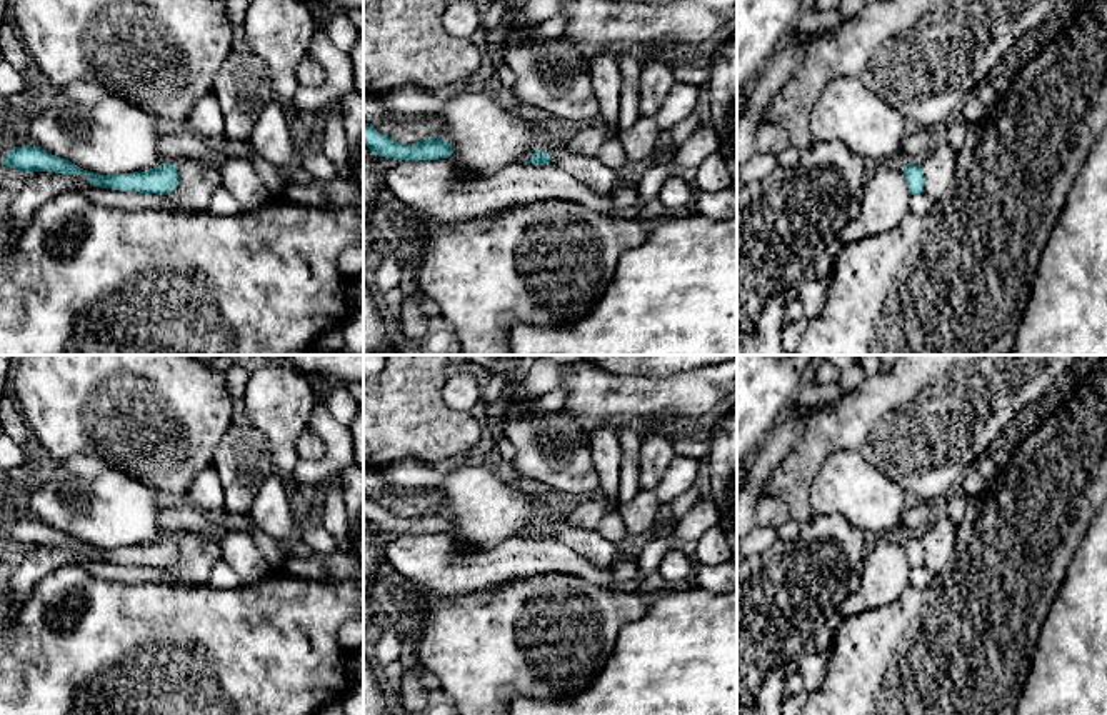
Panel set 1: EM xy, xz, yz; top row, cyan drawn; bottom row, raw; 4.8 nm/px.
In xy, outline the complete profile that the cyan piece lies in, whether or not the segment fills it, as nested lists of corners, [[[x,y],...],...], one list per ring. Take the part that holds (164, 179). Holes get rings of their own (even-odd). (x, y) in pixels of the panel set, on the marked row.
[[[13,147],[3,158],[2,165],[32,172],[55,172],[68,175],[85,175],[88,183],[102,188],[113,188],[120,192],[160,193],[167,195],[178,185],[178,172],[173,163],[162,163],[145,172],[100,175],[77,167],[75,163],[45,152],[40,147]]]

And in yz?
[[[905,163],[904,173],[909,185],[909,192],[912,195],[924,193],[925,177],[920,168],[920,163]]]

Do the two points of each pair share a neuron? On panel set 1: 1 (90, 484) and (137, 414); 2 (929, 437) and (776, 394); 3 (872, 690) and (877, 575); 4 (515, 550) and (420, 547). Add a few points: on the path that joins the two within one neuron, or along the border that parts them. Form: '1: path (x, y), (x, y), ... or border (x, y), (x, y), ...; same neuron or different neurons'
1: border (67, 457), (100, 457), (139, 482); different neurons
2: border (796, 404), (787, 410); different neurons
3: border (909, 585), (887, 604), (864, 609), (842, 620); different neurons
4: path (492, 567), (444, 567); same neuron

